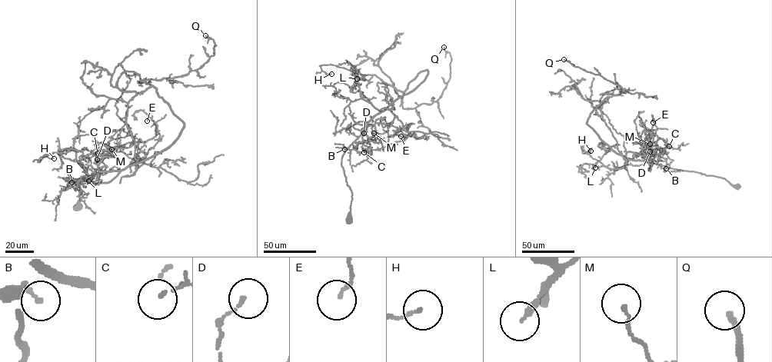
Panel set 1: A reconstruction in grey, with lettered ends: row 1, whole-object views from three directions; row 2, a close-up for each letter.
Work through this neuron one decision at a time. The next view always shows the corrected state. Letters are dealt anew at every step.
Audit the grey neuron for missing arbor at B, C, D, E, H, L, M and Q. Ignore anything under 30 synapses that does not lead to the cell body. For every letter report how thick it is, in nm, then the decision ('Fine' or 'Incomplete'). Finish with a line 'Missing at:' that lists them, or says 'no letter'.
B: Thickness 150 nm. Fine
C: Thickness 100 nm. Fine
D: Thickness 110 nm. Fine
E: Thickness 120 nm. Fine
H: Thickness 100 nm. Fine
L: Thickness 240 nm. Fine
M: Thickness 110 nm. Fine
Q: Thickness 200 nm. Fine
Missing at: no letter

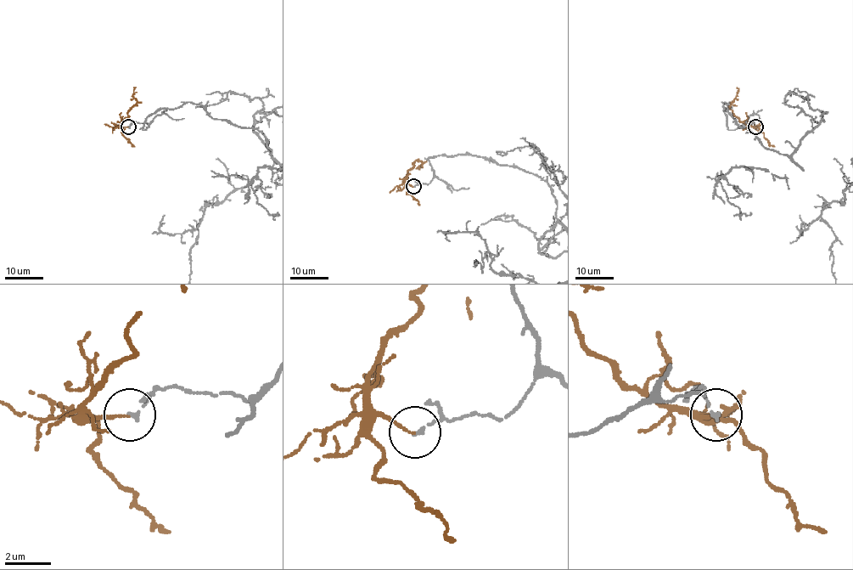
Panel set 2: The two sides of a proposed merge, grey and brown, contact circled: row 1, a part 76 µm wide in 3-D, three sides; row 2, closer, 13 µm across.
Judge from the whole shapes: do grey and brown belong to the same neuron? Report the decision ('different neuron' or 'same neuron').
different neuron

